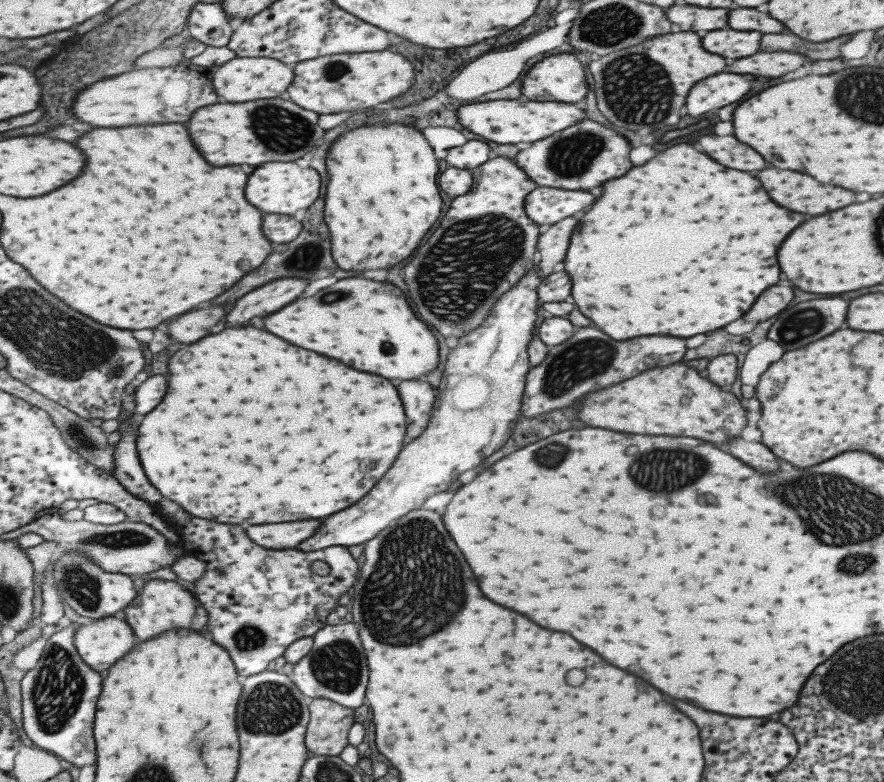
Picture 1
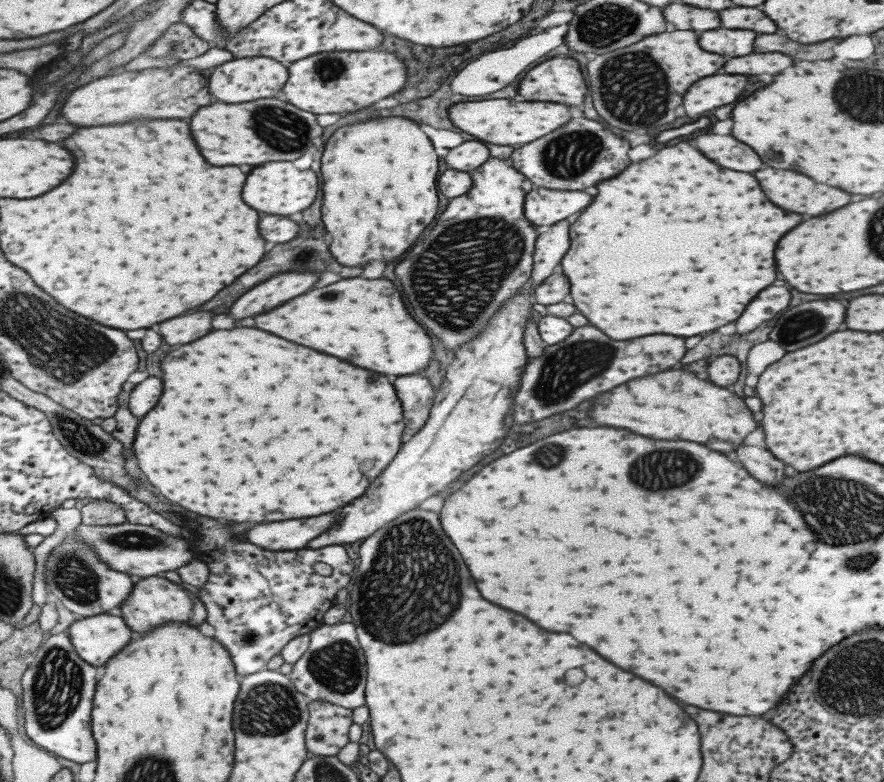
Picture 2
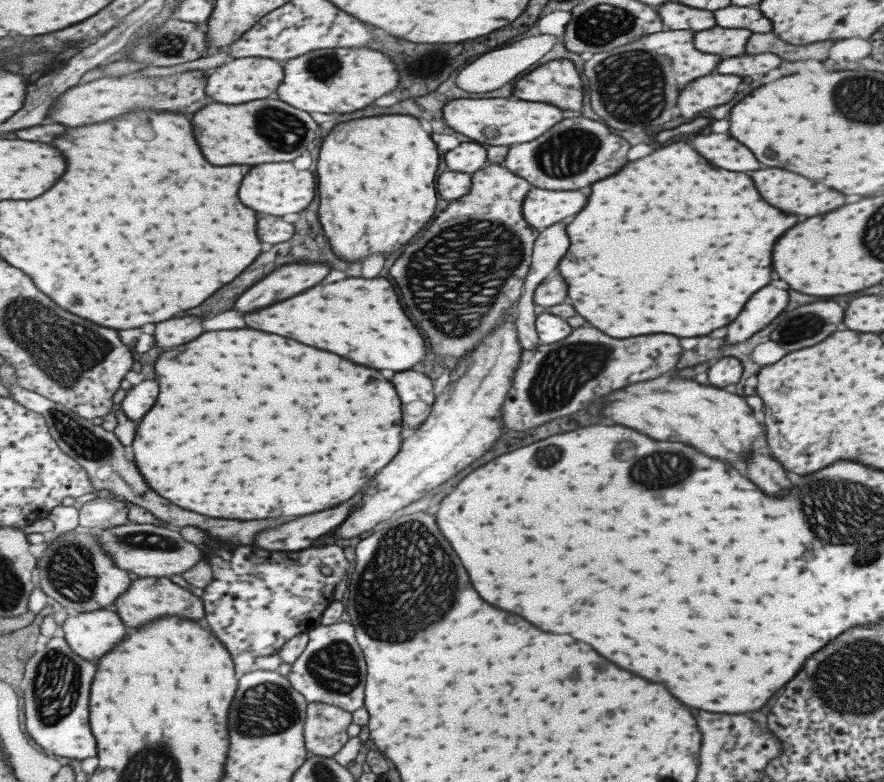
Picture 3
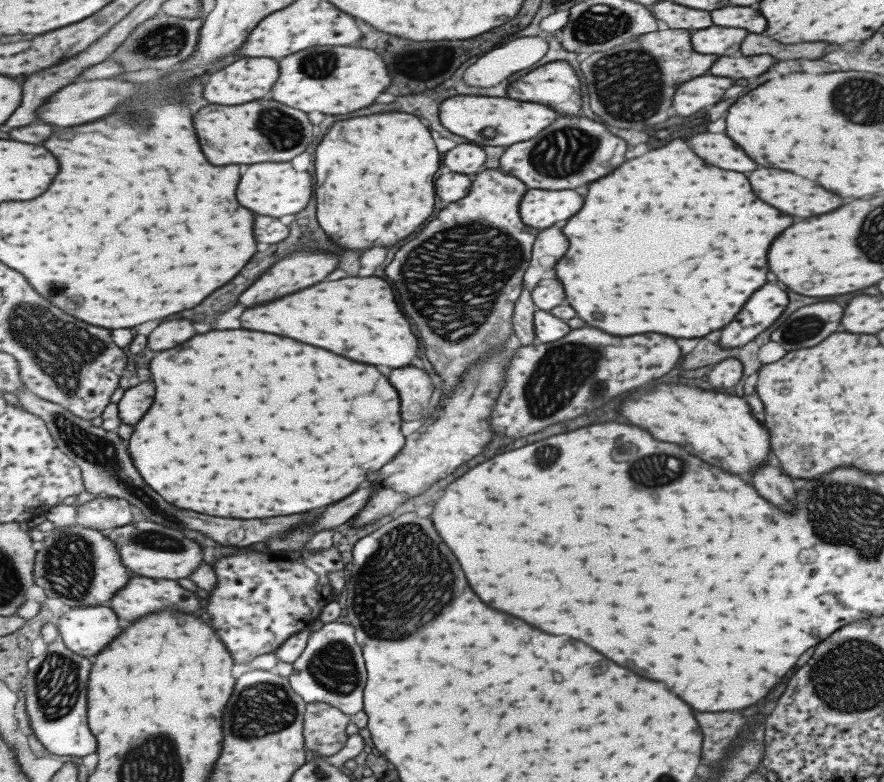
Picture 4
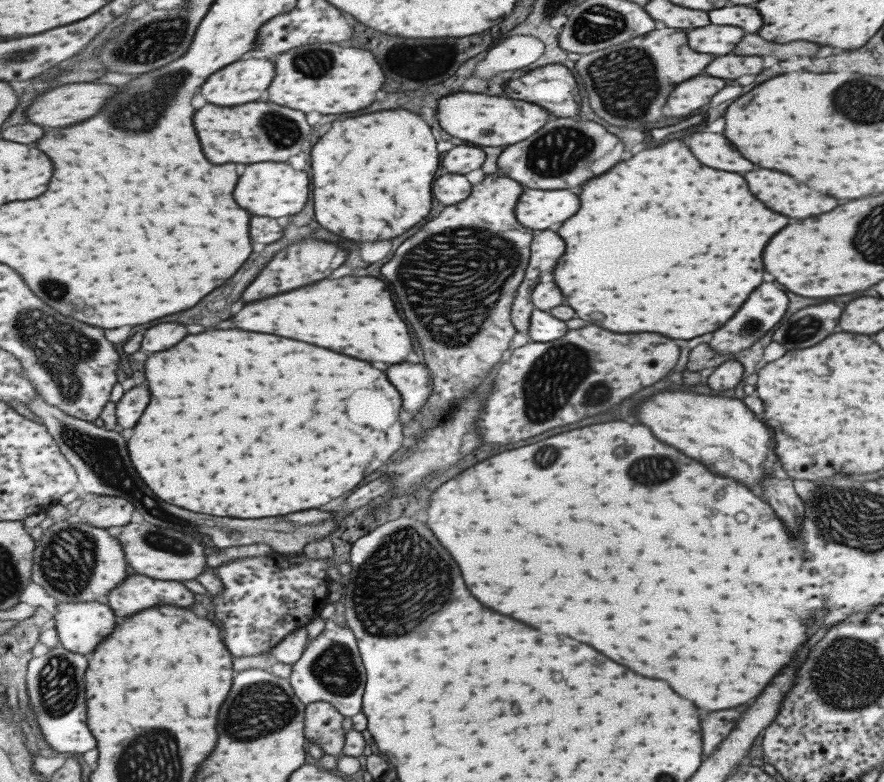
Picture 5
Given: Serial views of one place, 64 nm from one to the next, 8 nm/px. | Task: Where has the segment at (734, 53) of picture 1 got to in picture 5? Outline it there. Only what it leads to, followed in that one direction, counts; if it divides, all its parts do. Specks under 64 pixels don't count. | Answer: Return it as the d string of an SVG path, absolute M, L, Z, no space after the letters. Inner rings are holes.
M705 26L697 30L687 32L687 42L691 50L697 50L701 54L729 54L735 44L741 40L745 32L741 28L731 28L731 26Z

